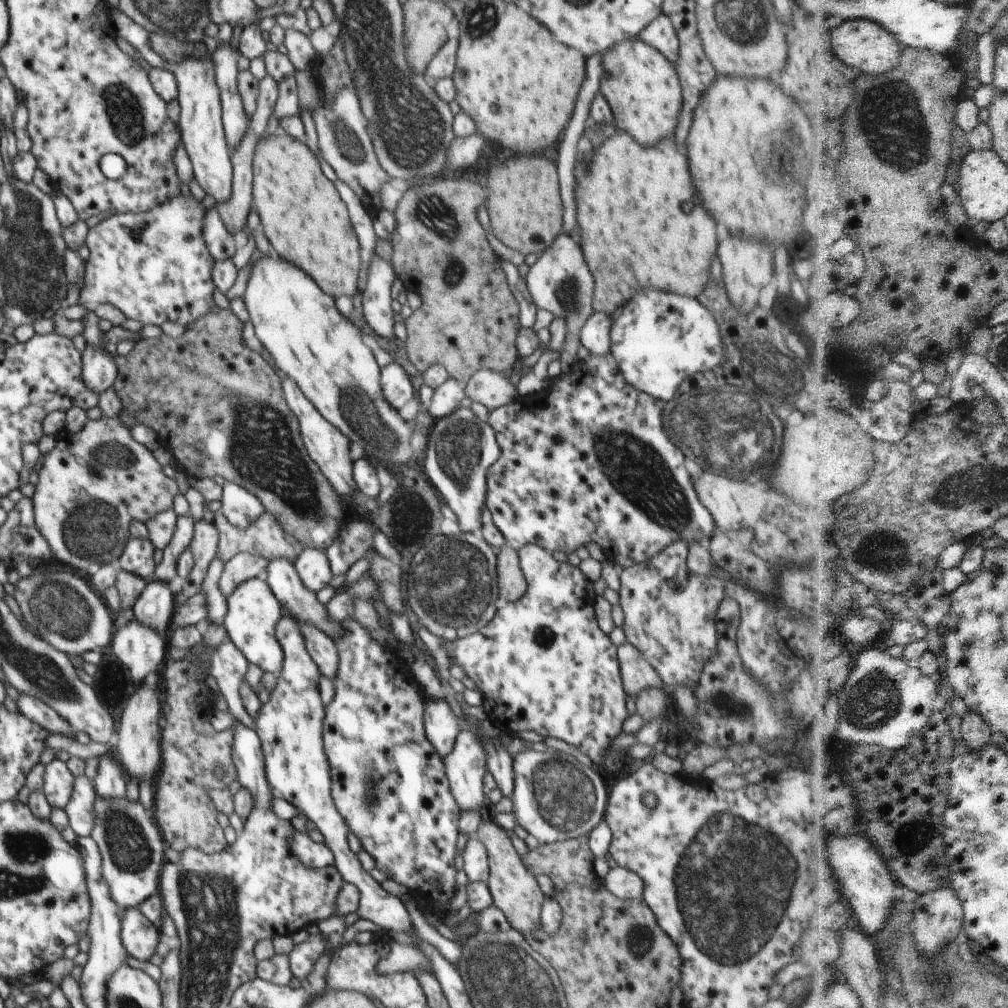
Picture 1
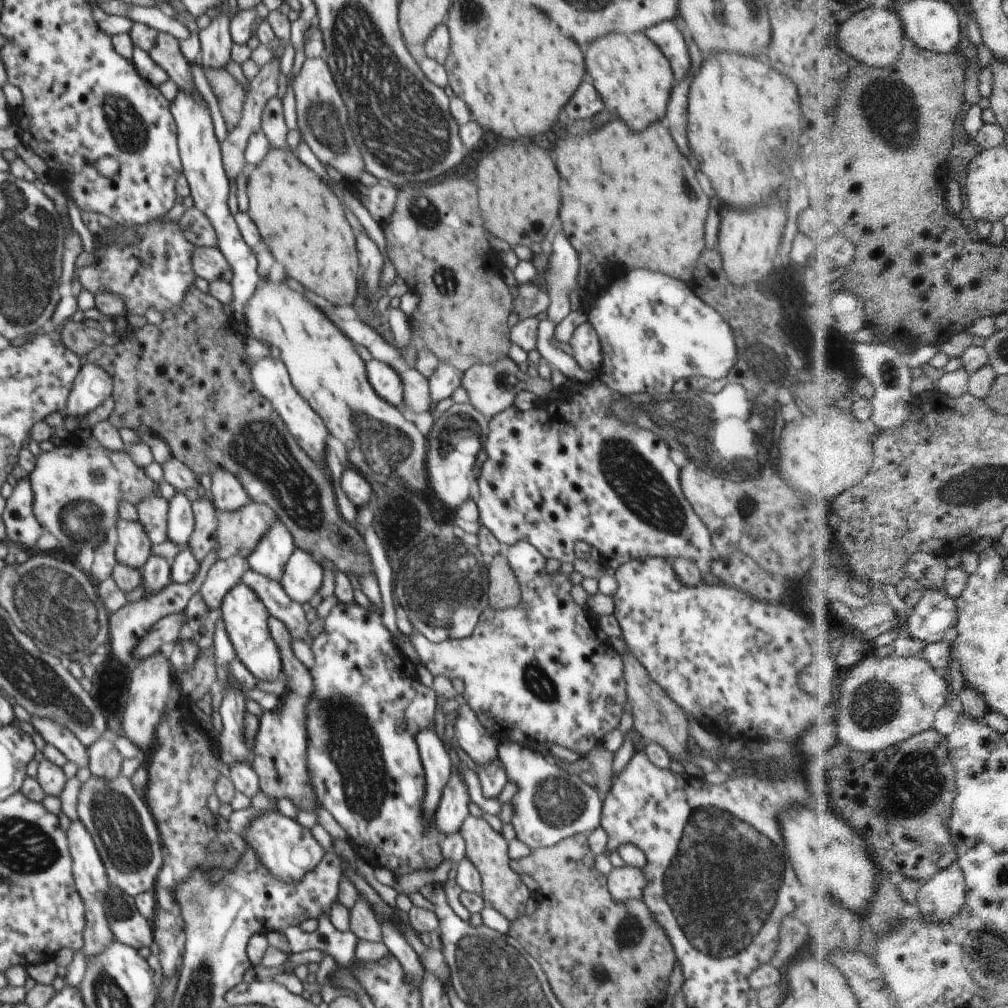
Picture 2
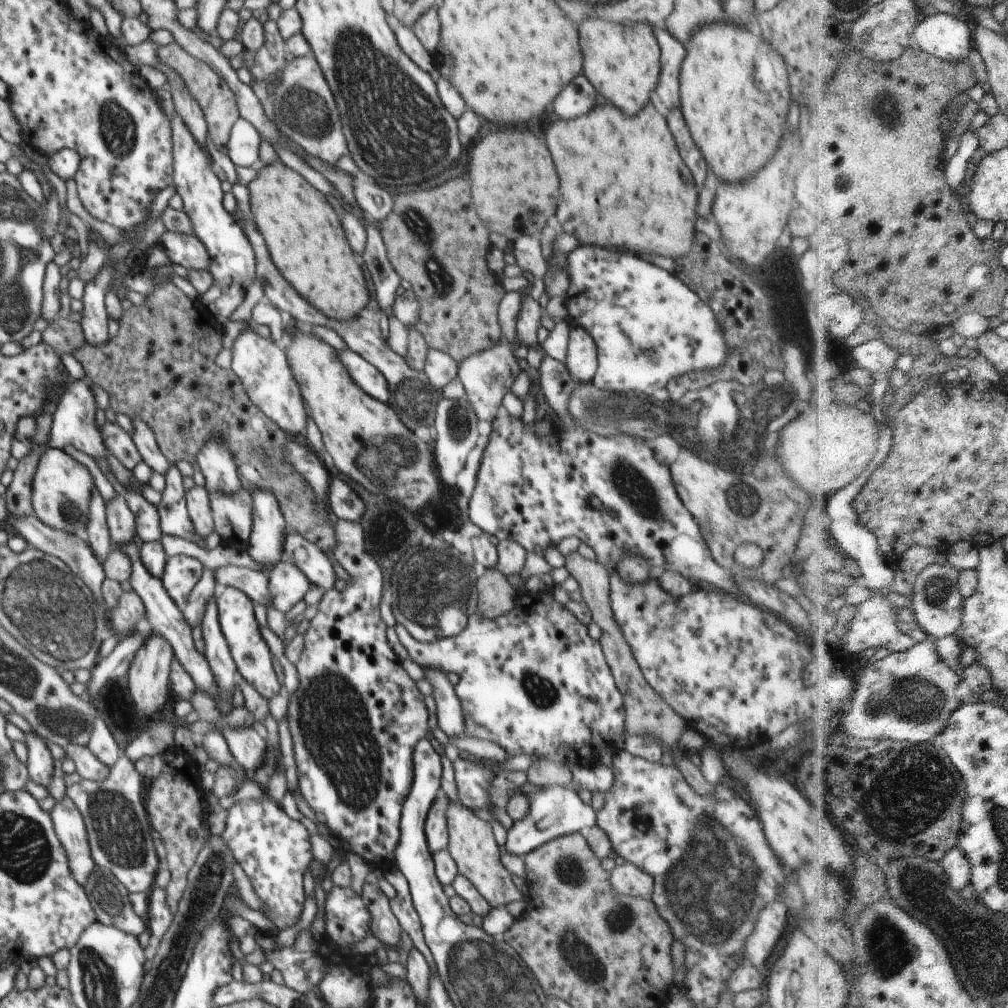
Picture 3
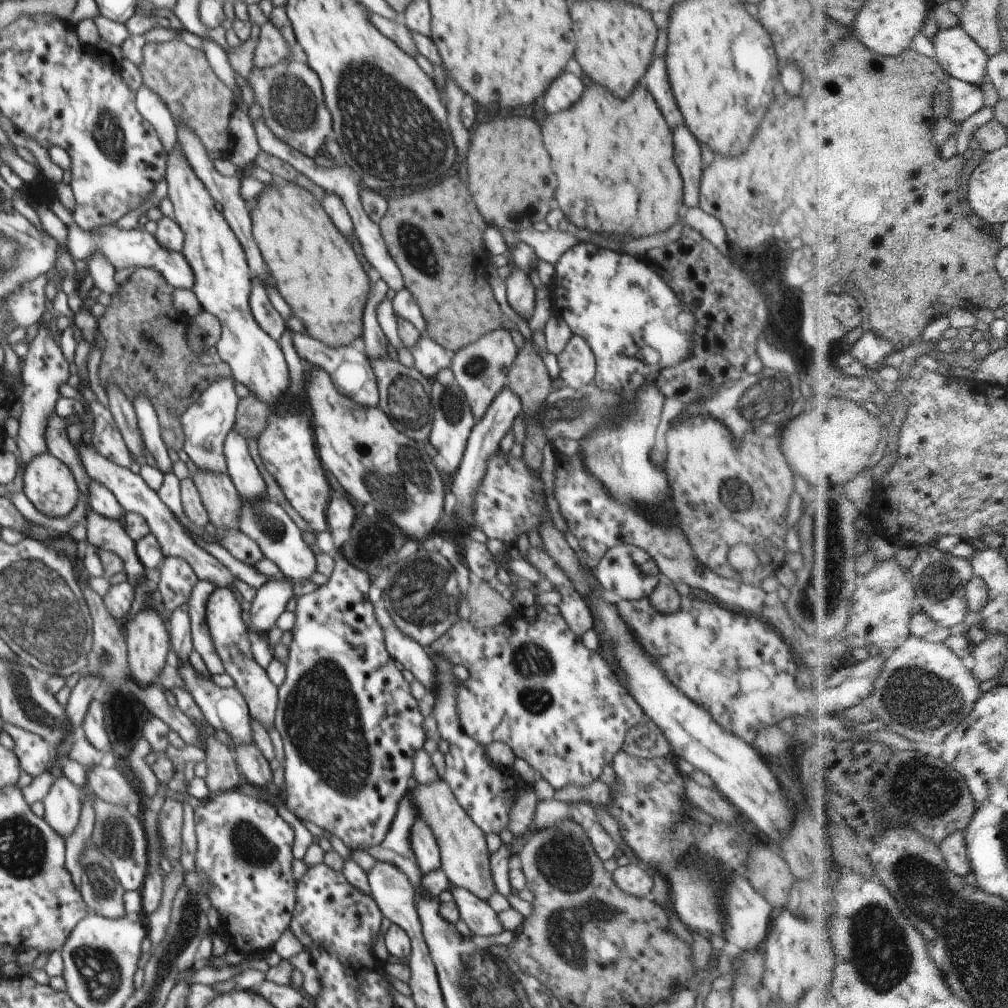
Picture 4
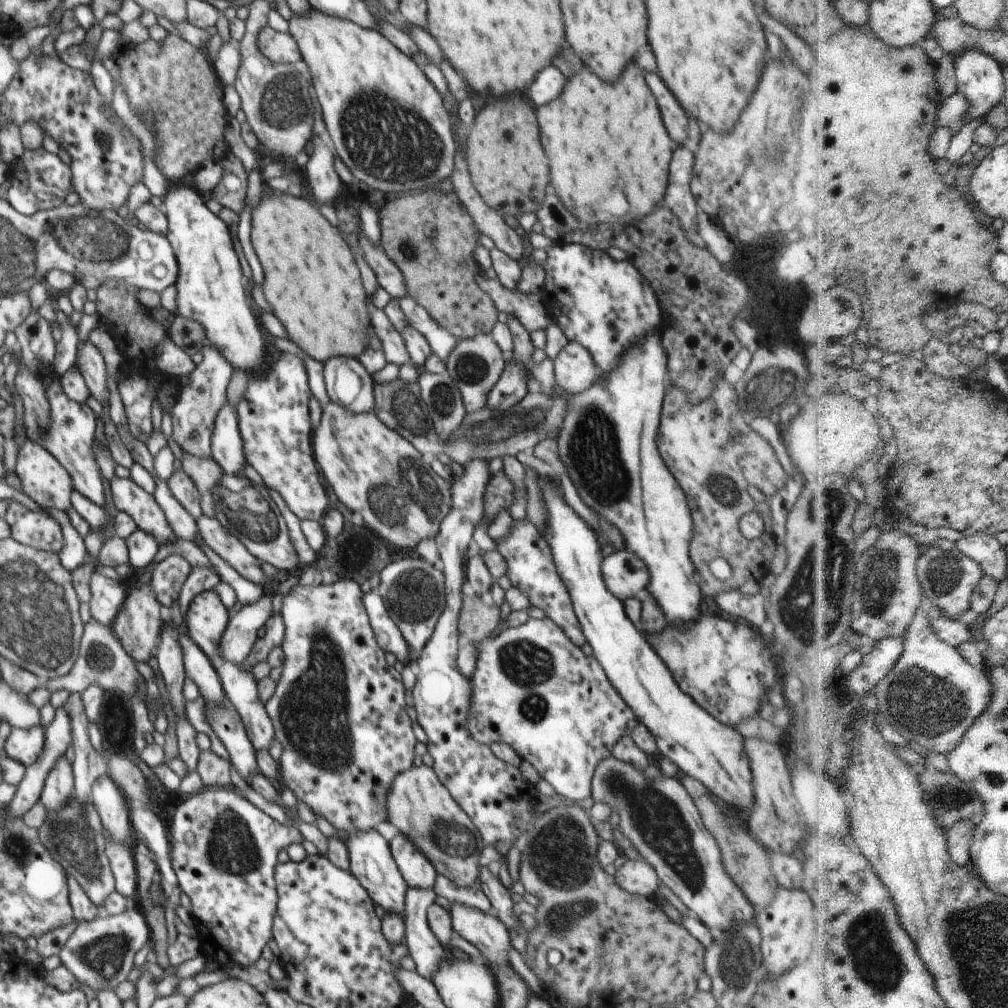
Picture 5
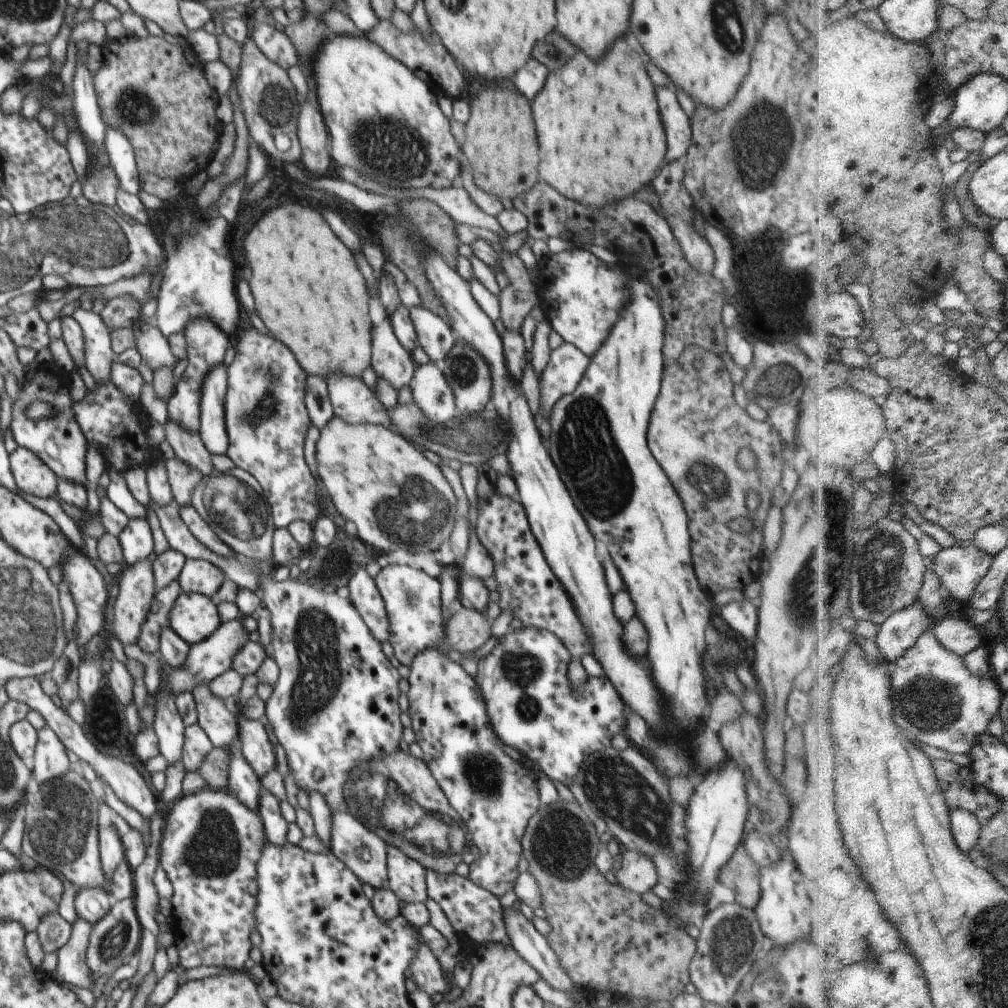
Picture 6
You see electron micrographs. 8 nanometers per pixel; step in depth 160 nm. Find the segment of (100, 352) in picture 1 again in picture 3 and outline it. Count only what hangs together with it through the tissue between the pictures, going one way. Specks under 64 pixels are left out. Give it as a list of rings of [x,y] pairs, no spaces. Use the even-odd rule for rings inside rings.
[[[86,379],[72,380],[64,388],[57,407],[53,412],[53,421],[50,429],[49,445],[54,449],[63,449],[65,446],[74,445],[92,458],[106,458],[106,448],[101,437],[101,432],[95,422],[97,404],[94,394],[90,389],[92,383]]]

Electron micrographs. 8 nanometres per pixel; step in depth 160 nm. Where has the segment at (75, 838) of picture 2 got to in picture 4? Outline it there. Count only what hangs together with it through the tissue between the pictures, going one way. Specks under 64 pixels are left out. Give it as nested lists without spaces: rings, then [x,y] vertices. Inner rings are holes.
[[[67,777],[55,778],[43,798],[45,821],[63,838],[73,835],[82,808],[82,790]]]

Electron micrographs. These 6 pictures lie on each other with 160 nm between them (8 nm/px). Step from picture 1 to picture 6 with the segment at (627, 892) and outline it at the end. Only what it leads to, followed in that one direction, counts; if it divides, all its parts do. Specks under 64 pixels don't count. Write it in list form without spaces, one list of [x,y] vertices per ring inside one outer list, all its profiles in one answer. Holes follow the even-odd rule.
[[[628,848],[622,852],[622,866],[615,875],[619,886],[640,896],[652,891],[660,882],[654,860]]]

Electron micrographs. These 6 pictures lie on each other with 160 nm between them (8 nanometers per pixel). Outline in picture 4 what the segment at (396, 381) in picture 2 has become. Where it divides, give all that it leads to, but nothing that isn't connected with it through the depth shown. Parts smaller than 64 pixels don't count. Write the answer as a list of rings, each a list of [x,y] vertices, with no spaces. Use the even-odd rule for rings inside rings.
[[[294,333],[294,346],[296,352],[307,365],[318,365],[322,367],[332,379],[334,386],[340,394],[345,394],[358,404],[378,407],[379,406],[379,388],[376,375],[371,365],[371,360],[366,356],[359,345],[342,345],[331,347],[319,340],[306,338],[304,334]]]

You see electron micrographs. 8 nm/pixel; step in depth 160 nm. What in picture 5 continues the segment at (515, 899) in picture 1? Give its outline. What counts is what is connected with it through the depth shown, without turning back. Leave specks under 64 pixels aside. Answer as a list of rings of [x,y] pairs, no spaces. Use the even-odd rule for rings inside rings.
[[[422,764],[400,773],[389,790],[386,806],[389,816],[386,821],[402,831],[429,858],[439,875],[453,880],[459,887],[475,886],[483,838],[474,834],[470,817],[452,798],[432,767]]]

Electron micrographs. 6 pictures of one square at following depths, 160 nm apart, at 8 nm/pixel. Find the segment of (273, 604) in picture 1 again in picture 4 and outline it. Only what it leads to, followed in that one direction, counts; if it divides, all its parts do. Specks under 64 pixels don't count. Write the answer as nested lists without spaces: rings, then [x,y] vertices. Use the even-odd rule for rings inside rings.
[[[216,587],[207,602],[207,625],[226,673],[234,679],[235,687],[246,699],[251,718],[259,720],[269,730],[271,726],[274,726],[279,687],[270,680],[266,669],[258,665],[250,651],[253,638],[249,638],[247,626],[242,619],[242,611],[239,595],[234,589]]]

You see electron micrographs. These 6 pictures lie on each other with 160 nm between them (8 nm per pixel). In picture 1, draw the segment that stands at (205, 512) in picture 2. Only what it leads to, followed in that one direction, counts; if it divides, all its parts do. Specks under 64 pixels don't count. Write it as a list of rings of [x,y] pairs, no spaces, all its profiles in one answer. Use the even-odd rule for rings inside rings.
[[[204,519],[196,521],[193,526],[193,537],[188,545],[193,554],[194,566],[185,578],[184,589],[175,595],[176,605],[182,605],[199,592],[209,564],[217,556],[218,545],[219,534],[215,525],[205,522]]]

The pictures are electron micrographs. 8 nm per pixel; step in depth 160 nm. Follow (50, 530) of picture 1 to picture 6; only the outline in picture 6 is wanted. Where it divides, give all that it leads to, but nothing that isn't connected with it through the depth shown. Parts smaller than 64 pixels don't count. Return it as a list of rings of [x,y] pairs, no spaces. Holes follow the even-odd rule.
[[[18,447],[9,455],[10,470],[20,490],[37,498],[54,496],[58,478],[36,454]]]

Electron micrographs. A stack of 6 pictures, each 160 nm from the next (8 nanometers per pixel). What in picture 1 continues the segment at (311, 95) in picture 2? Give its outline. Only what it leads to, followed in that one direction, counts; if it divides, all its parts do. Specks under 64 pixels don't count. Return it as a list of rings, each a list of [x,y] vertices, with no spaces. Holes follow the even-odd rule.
[[[342,89],[335,94],[332,103],[326,103],[322,94],[320,98],[321,104],[311,116],[316,125],[322,158],[330,163],[337,177],[356,193],[364,206],[384,209],[379,199],[380,189],[392,178],[378,162],[358,95],[354,90]]]

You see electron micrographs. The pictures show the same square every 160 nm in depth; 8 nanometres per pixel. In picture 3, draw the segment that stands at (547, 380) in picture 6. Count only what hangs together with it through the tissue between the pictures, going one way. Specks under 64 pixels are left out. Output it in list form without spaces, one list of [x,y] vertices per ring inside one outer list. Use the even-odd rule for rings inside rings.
[[[570,326],[567,357],[564,362],[572,376],[588,383],[597,371],[597,346],[594,339],[582,327]]]

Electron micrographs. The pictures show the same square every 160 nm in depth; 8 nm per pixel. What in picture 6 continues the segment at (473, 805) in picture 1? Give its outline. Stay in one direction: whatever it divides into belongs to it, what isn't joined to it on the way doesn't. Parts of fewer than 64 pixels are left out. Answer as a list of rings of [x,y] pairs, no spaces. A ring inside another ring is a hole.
[[[387,846],[388,889],[396,894],[399,902],[425,903],[427,900],[426,869],[420,862],[406,857],[398,848]]]

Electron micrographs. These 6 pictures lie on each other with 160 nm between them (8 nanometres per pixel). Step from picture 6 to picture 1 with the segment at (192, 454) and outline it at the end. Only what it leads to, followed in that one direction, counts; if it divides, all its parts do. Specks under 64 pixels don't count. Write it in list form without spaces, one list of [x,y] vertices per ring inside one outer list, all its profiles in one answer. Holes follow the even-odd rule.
[[[222,512],[215,514],[213,524],[217,528],[219,534],[219,545],[216,557],[221,558],[224,562],[228,562],[228,560],[237,554],[250,553],[263,556],[269,561],[284,558],[294,565],[296,559],[304,550],[303,544],[298,542],[291,534],[288,534],[280,526],[274,516],[270,515],[268,512],[265,512],[256,522],[253,522],[252,525],[245,529],[232,526]]]

